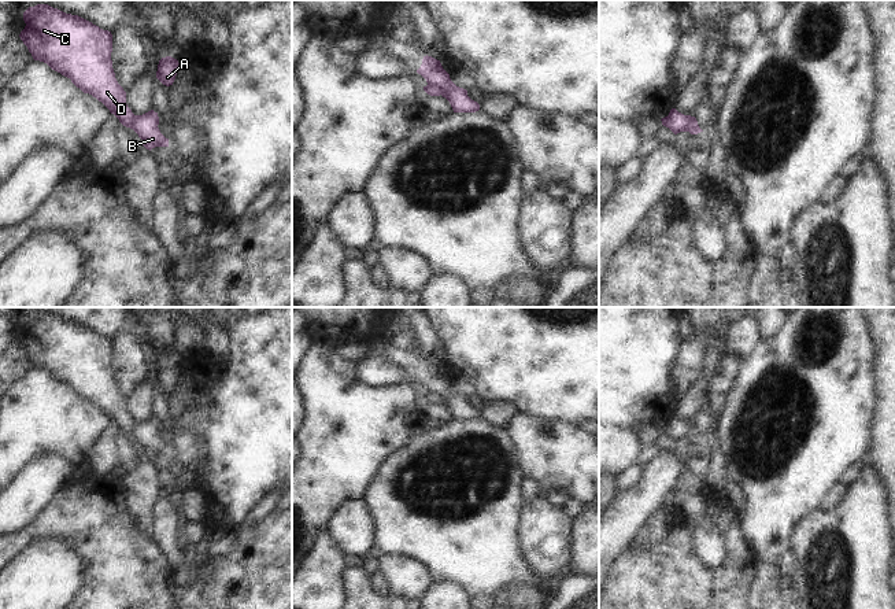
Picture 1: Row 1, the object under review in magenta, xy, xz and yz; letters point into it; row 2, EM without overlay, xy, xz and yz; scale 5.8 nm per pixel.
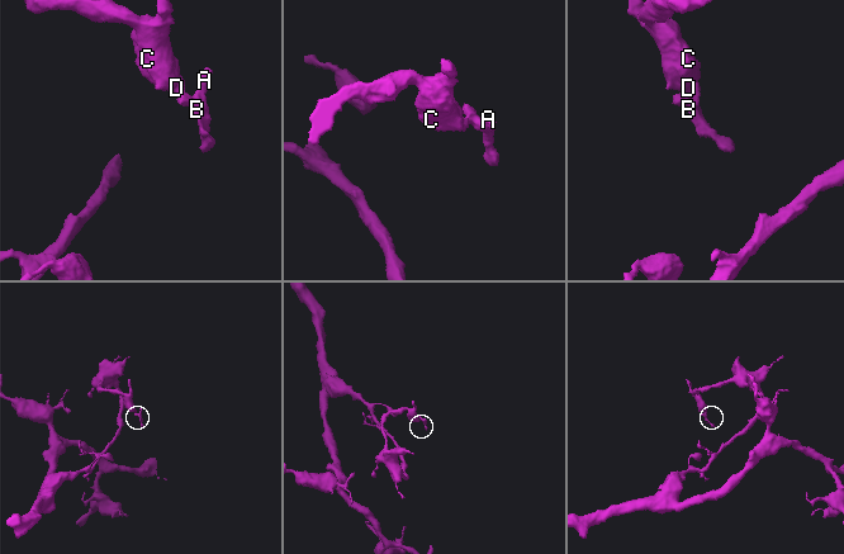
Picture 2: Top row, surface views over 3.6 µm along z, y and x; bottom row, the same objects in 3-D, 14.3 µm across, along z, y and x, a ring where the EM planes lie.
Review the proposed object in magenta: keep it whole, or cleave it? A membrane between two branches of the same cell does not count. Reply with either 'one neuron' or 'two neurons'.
two neurons

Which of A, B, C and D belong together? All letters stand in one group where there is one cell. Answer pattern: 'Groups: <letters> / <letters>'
Groups: A B / C D.

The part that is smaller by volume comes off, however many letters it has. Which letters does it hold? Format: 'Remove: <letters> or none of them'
Remove: A, B

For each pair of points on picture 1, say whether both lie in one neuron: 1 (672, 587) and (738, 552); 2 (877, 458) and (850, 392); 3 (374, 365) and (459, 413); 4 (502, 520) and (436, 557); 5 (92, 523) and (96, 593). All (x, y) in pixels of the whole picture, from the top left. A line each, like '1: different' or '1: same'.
1: same
2: different
3: different
4: same
5: same

